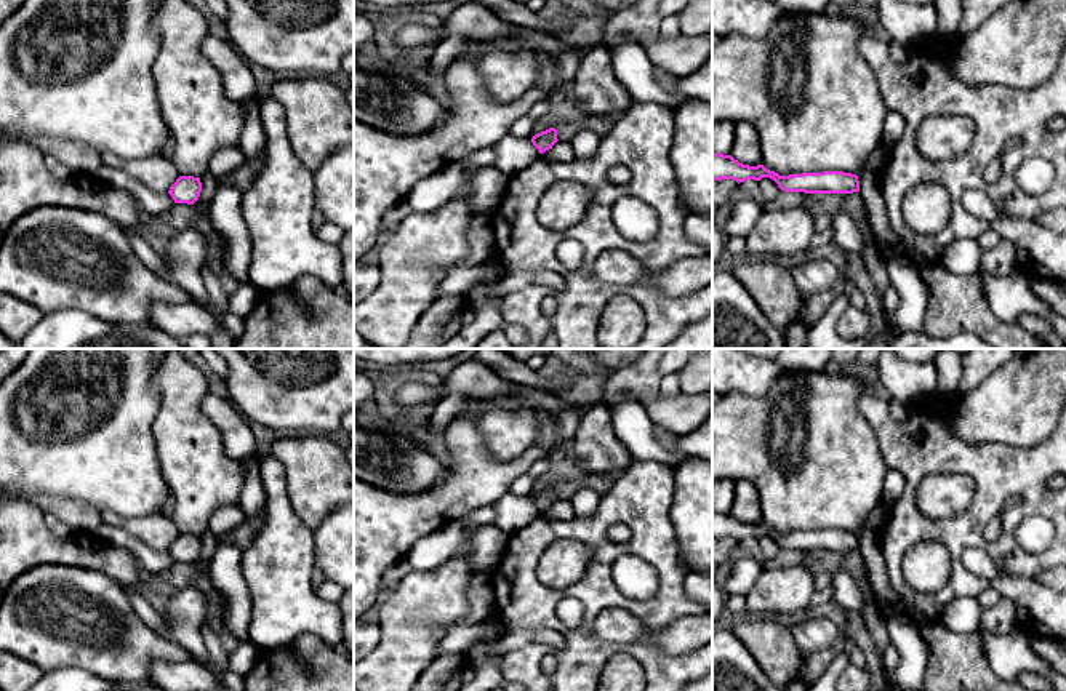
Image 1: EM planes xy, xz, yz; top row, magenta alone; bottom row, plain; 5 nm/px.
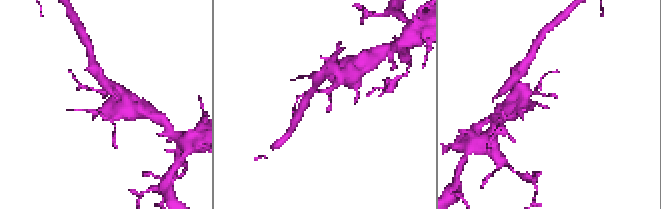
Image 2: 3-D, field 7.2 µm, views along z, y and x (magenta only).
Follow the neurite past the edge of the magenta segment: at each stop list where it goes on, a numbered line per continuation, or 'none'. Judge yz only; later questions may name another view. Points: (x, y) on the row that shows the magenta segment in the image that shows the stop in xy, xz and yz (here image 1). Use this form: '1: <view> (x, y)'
none

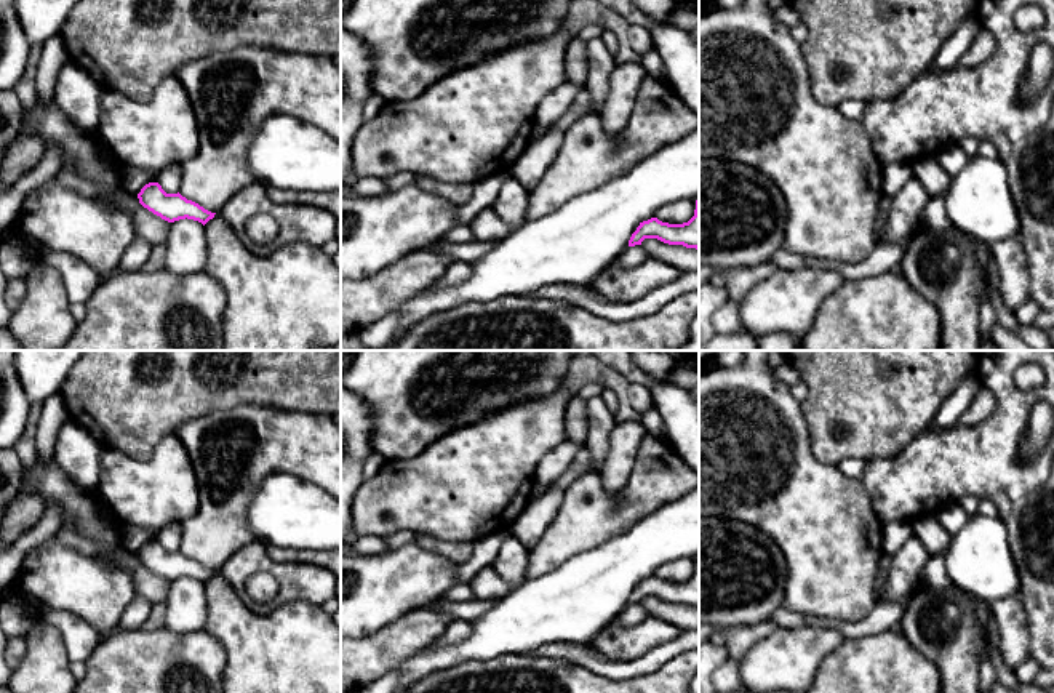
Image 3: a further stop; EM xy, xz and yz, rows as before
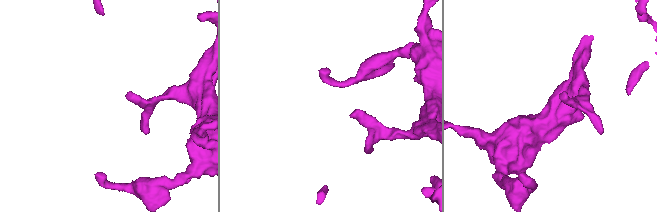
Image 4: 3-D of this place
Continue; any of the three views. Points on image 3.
none

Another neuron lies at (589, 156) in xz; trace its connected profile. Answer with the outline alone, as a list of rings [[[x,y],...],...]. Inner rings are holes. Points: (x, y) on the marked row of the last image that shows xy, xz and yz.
[[[646,77],[624,130],[608,134],[601,117],[585,114],[563,136],[553,162],[528,195],[526,221],[547,216],[582,192],[630,171],[649,154],[693,133],[699,117],[669,83]]]

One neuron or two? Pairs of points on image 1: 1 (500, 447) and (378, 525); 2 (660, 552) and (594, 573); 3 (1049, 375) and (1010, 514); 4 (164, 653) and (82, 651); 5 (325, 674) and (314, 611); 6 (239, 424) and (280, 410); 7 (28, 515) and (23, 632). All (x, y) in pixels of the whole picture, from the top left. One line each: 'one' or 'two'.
1: two
2: one
3: two
4: one
5: two
6: two
7: two

